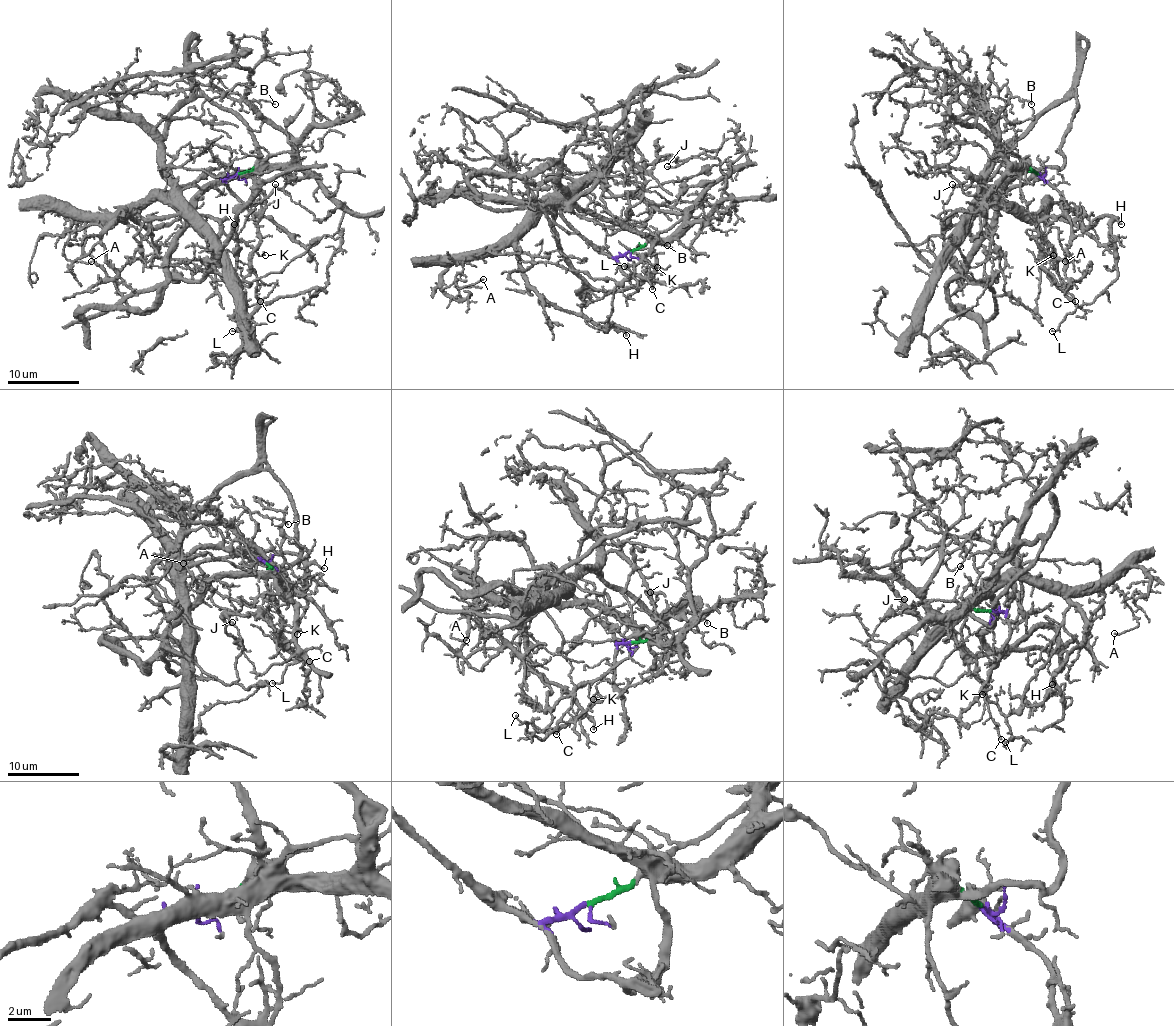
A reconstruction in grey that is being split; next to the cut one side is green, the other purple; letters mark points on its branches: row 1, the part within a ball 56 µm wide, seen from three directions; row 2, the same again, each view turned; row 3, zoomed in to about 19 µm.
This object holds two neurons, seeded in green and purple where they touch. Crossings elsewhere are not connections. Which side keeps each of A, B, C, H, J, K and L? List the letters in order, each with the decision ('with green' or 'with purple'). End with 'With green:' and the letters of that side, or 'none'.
A: with purple
B: with green
C: with green
H: with purple
J: with green
K: with green
L: with green
With green: B, C, J, K, L

